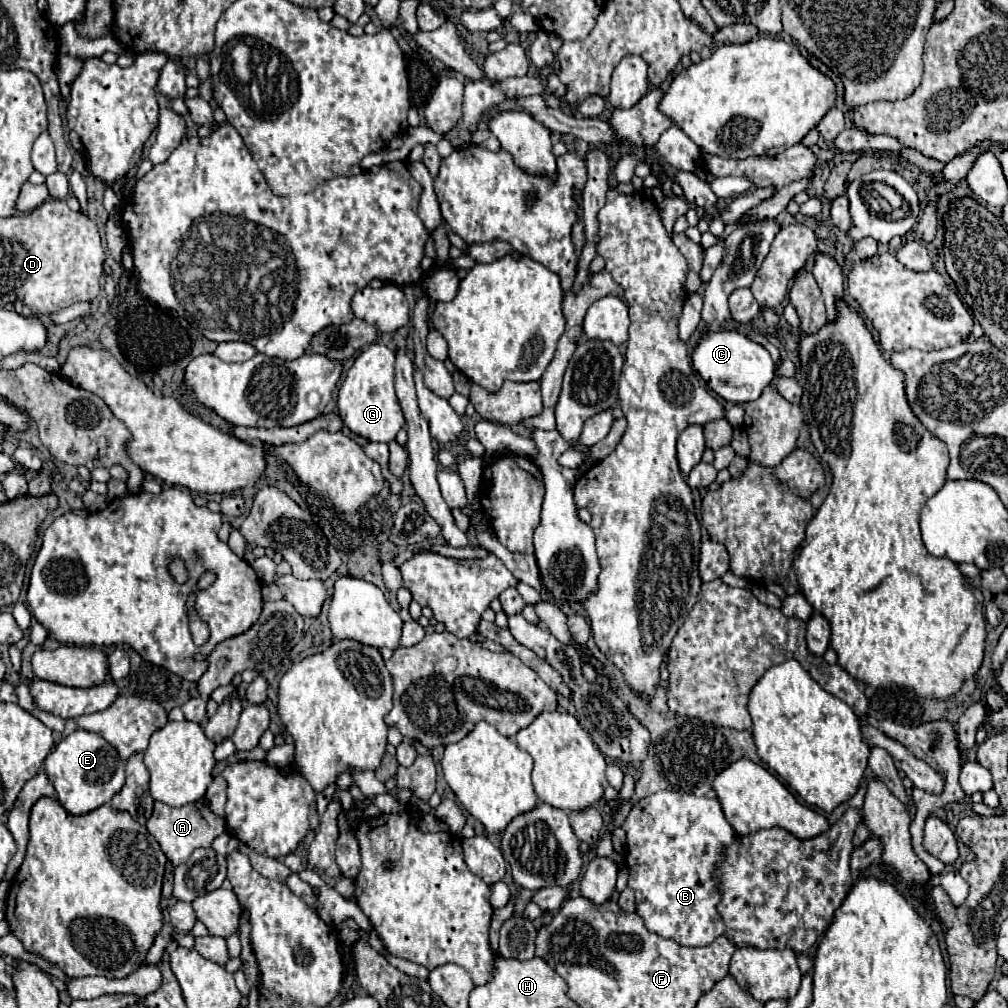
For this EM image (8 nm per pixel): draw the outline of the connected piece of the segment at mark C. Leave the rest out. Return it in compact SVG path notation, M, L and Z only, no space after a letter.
M739 331L705 333L693 351L693 367L707 385L729 403L755 401L775 377L775 363L769 351Z

